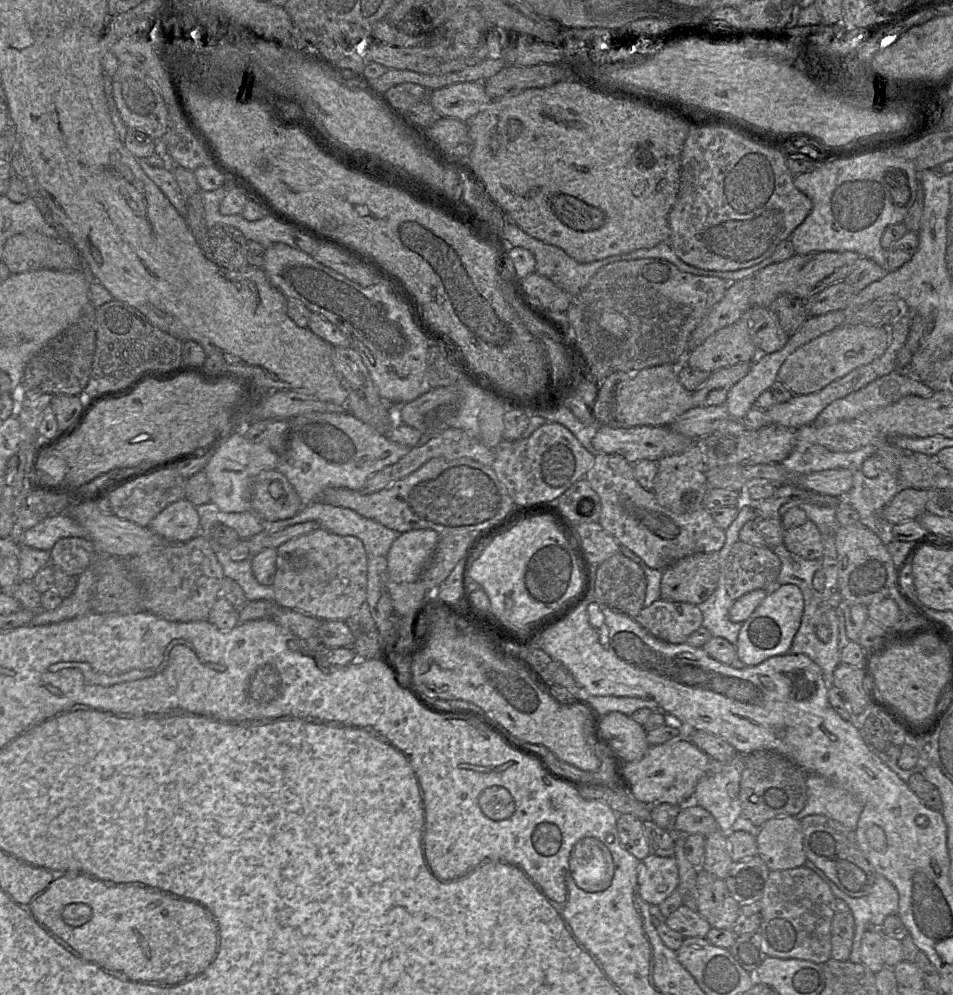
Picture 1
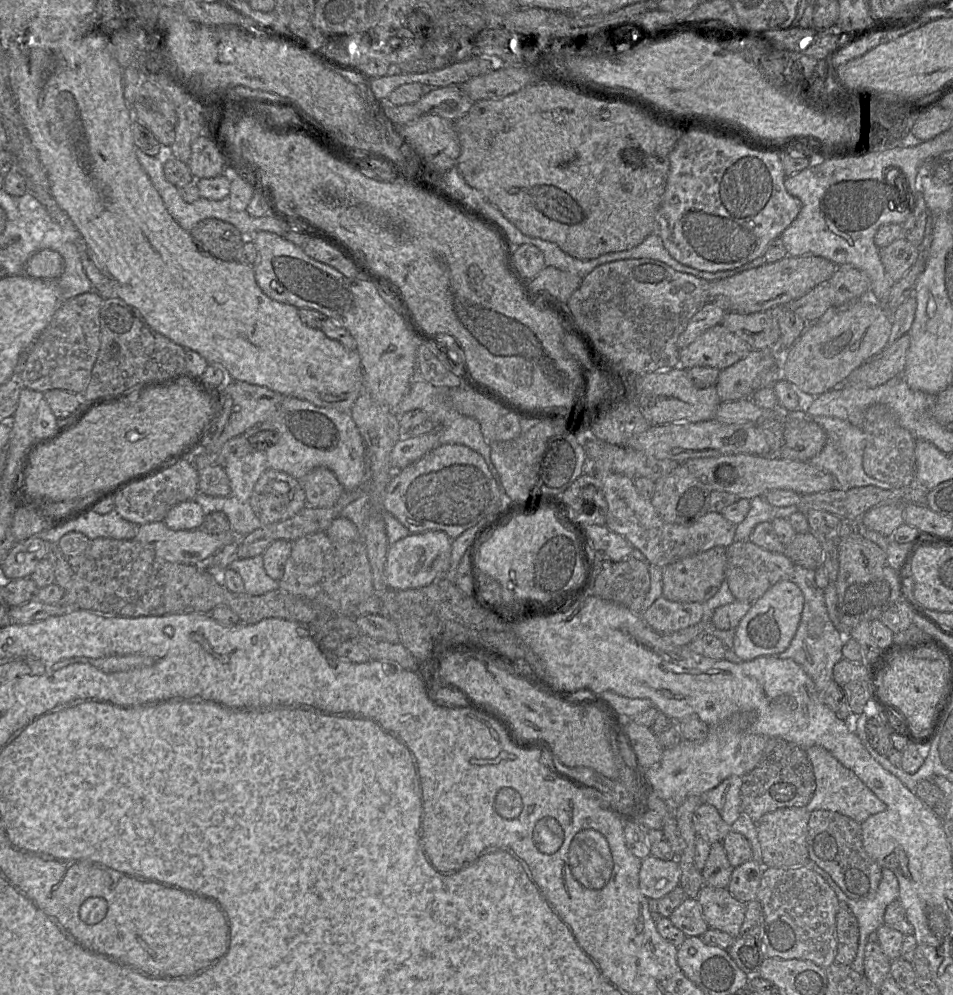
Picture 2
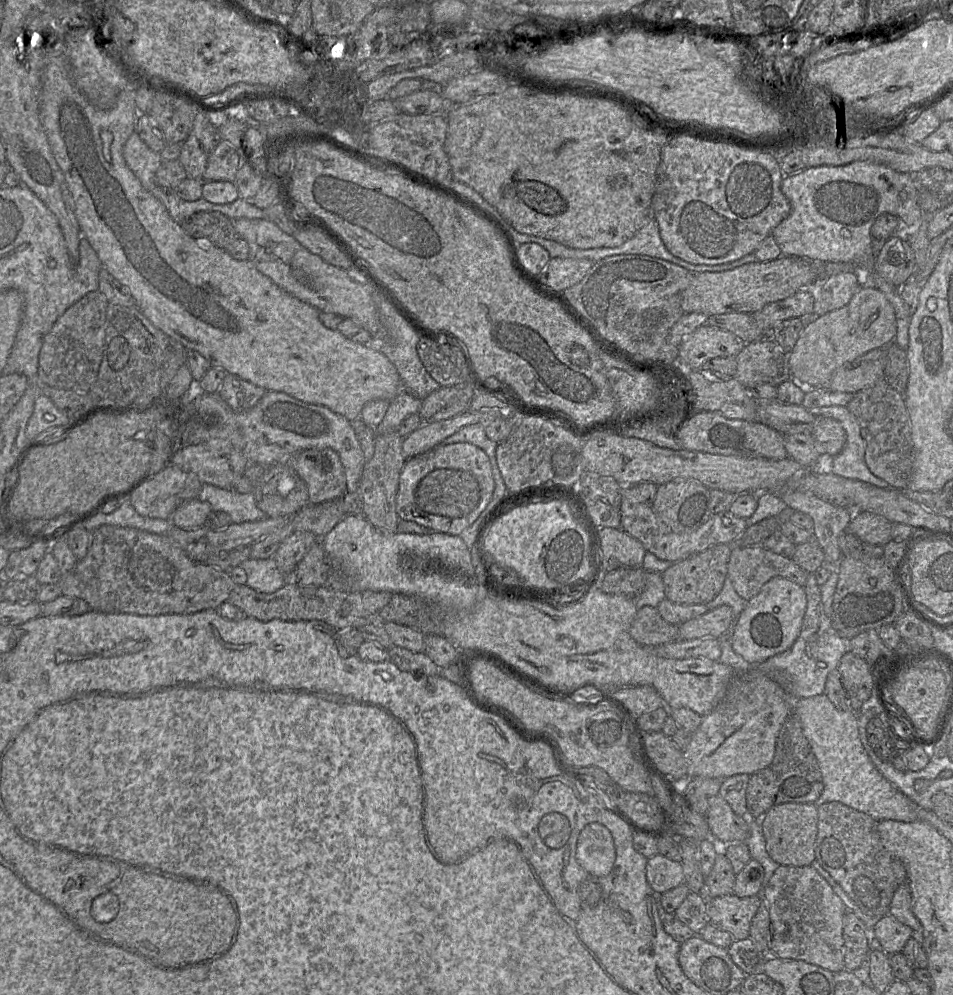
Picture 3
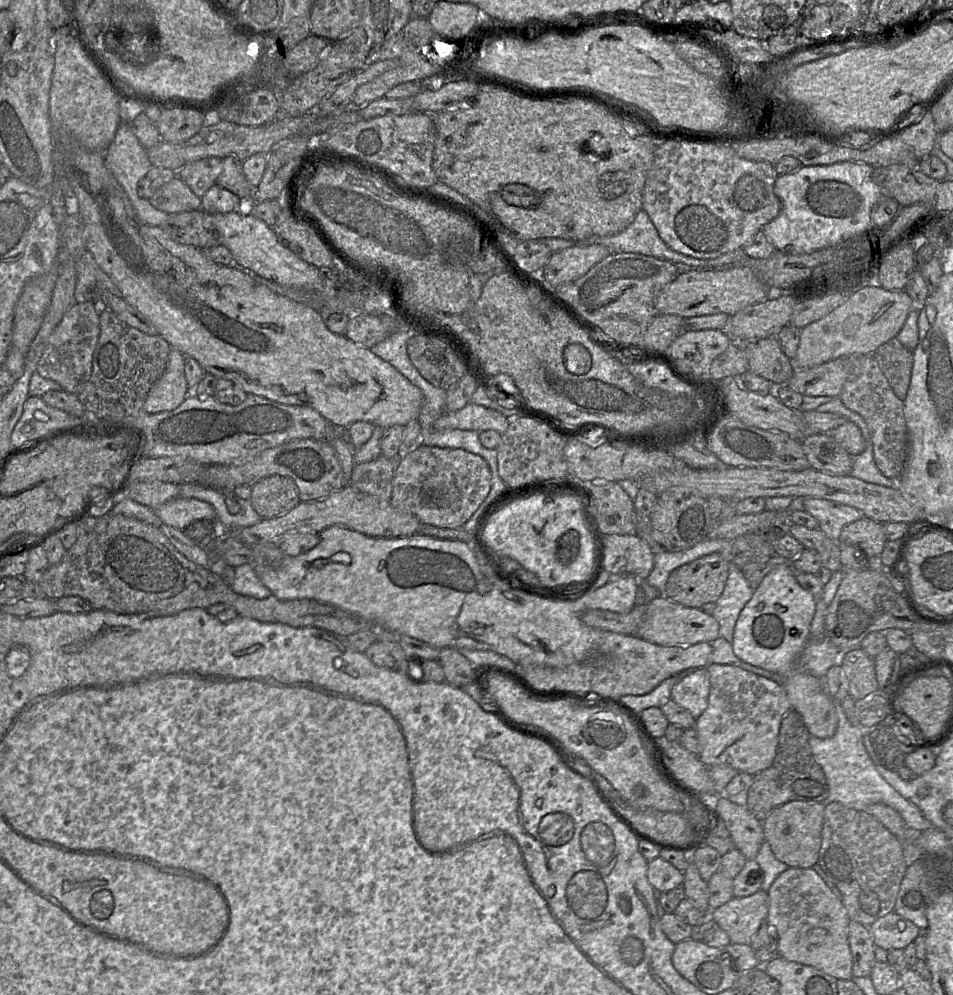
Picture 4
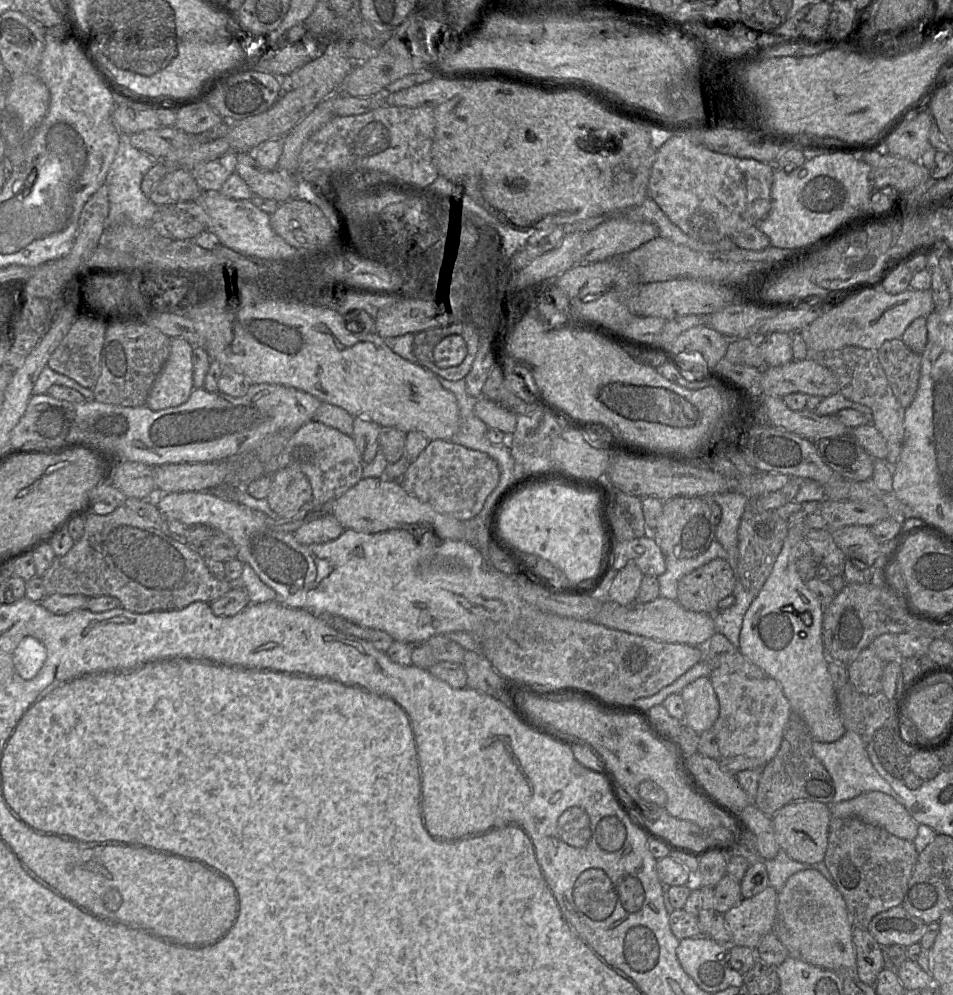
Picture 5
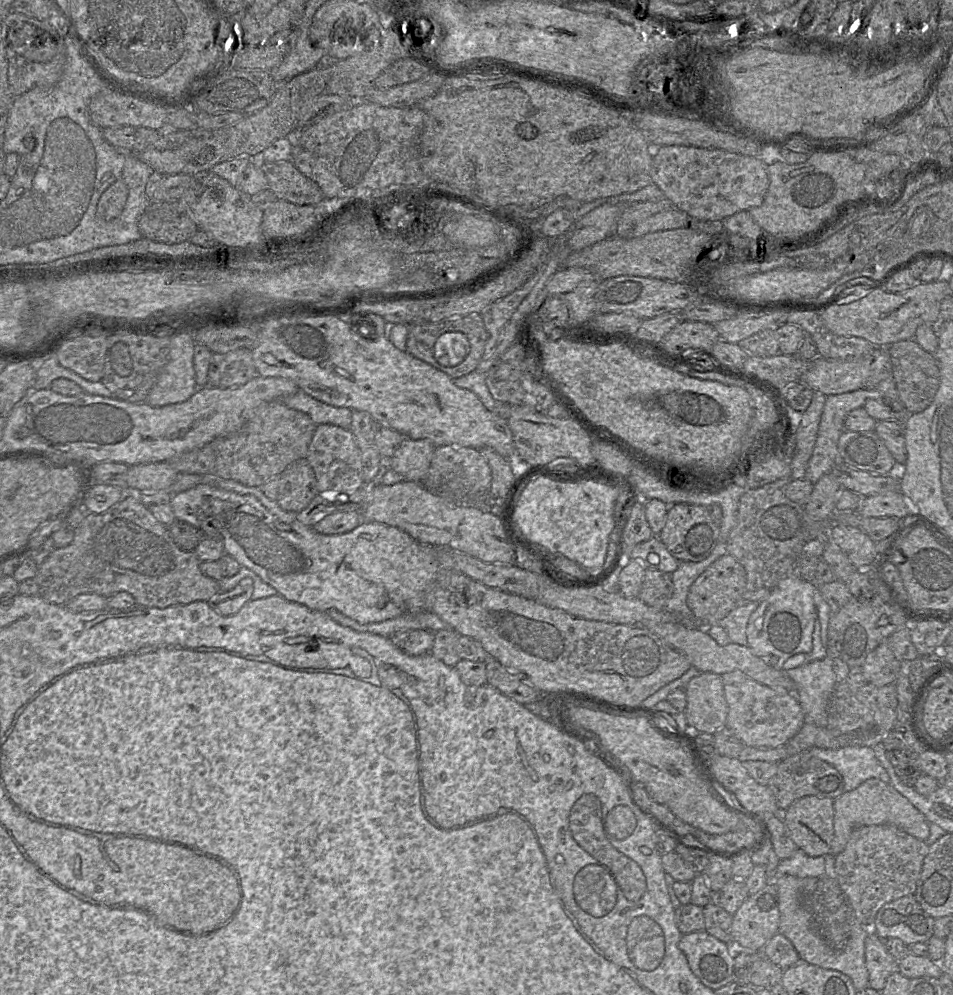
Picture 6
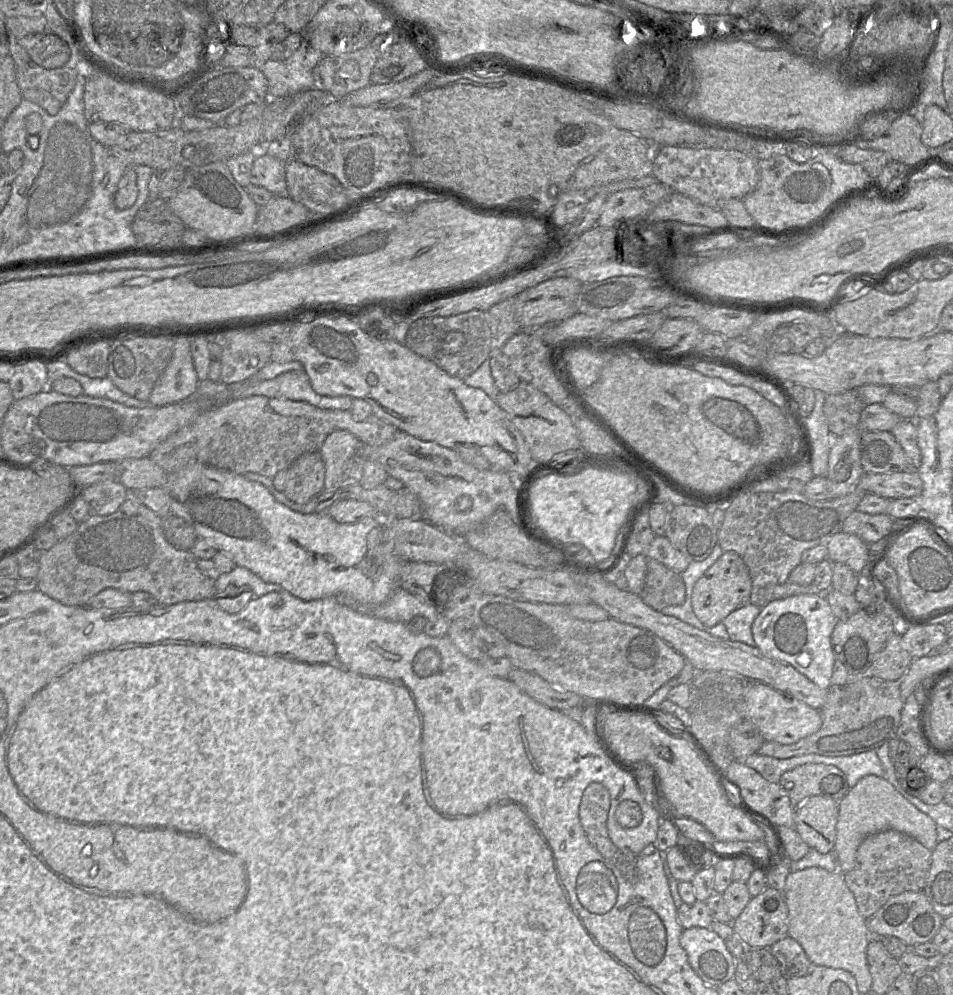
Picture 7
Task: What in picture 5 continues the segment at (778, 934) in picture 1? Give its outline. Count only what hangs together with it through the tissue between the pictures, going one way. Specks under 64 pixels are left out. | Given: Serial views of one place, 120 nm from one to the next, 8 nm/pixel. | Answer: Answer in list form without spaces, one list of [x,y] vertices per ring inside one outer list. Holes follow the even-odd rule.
[[[814,867],[791,875],[777,895],[777,920],[782,920],[798,941],[800,960],[827,970],[855,970],[856,951],[852,941],[854,926],[843,896],[835,883],[829,881]]]

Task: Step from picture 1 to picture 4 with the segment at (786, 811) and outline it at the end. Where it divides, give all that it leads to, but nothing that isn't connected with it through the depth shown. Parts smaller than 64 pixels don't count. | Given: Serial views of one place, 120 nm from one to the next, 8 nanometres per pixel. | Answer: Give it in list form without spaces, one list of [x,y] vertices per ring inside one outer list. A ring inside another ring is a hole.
[[[790,709],[783,717],[777,753],[772,765],[754,774],[748,790],[747,808],[763,821],[775,808],[791,802],[823,802],[829,795],[829,785],[822,767],[817,763],[809,743],[810,733],[801,715]]]

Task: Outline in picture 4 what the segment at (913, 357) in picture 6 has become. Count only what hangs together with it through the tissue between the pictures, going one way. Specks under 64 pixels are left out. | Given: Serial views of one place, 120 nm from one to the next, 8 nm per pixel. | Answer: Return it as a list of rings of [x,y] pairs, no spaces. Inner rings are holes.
[[[897,337],[880,345],[873,353],[896,396],[904,401],[910,385],[913,351],[906,349]]]

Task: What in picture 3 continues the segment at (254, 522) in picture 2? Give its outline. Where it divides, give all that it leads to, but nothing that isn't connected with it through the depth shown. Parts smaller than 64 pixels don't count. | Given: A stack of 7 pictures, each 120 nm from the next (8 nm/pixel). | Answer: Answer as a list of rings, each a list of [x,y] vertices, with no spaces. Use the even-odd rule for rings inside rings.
[[[203,484],[197,499],[201,502],[208,502],[214,512],[227,513],[234,524],[263,521],[268,518],[257,507],[253,492],[240,494],[233,489]]]

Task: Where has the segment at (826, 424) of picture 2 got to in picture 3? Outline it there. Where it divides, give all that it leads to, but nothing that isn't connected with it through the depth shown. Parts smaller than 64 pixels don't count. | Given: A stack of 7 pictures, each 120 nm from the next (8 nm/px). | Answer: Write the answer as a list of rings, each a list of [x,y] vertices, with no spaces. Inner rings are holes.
[[[827,406],[809,410],[815,416],[837,420],[846,434],[843,449],[823,468],[838,476],[862,481],[879,488],[891,488],[883,479],[871,473],[864,460],[865,440],[861,436],[861,429],[854,415],[846,406]]]

